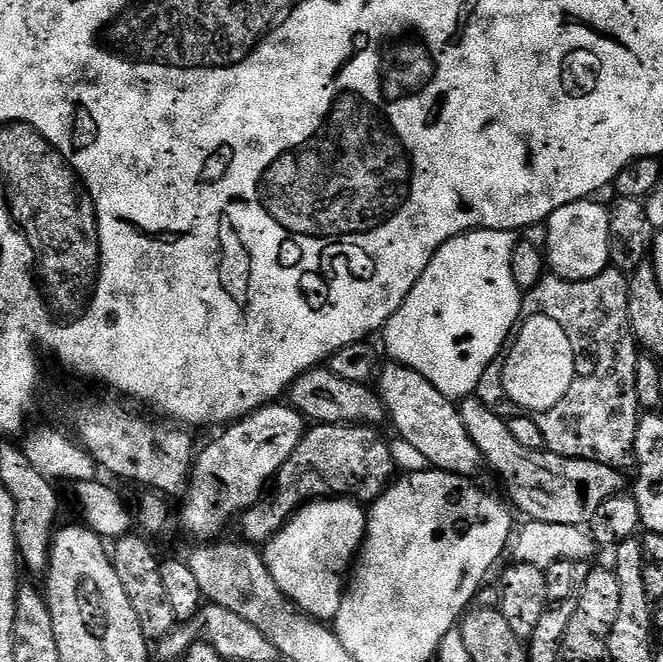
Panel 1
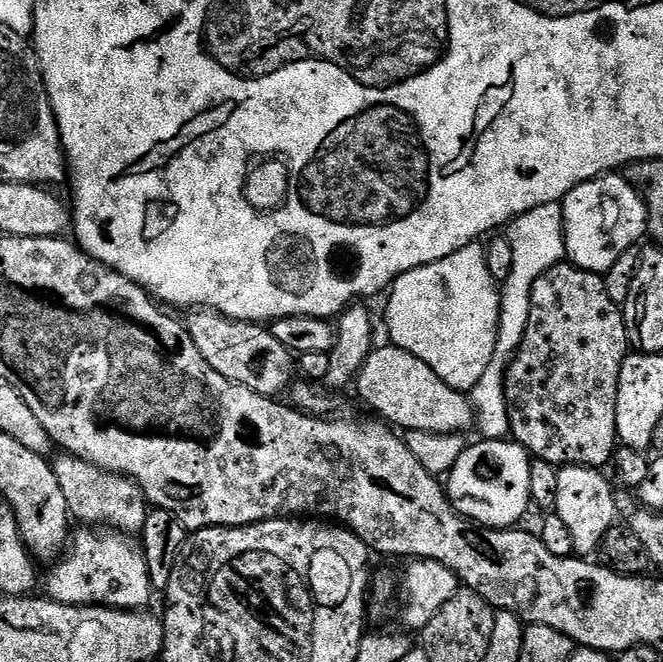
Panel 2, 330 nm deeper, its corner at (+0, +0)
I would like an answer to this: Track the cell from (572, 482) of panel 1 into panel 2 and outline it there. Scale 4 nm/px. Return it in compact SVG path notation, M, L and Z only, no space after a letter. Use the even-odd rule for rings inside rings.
M395 346L387 347L373 347L354 381L354 388L381 421L397 429L404 428L405 433L429 432L435 436L464 434L473 427L472 402L461 389L442 382L422 358L414 358L414 354Z

